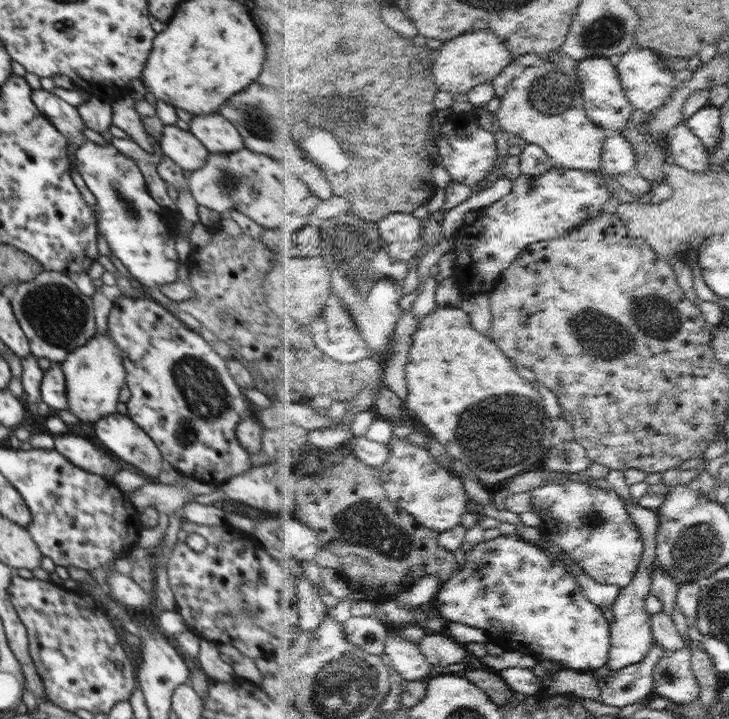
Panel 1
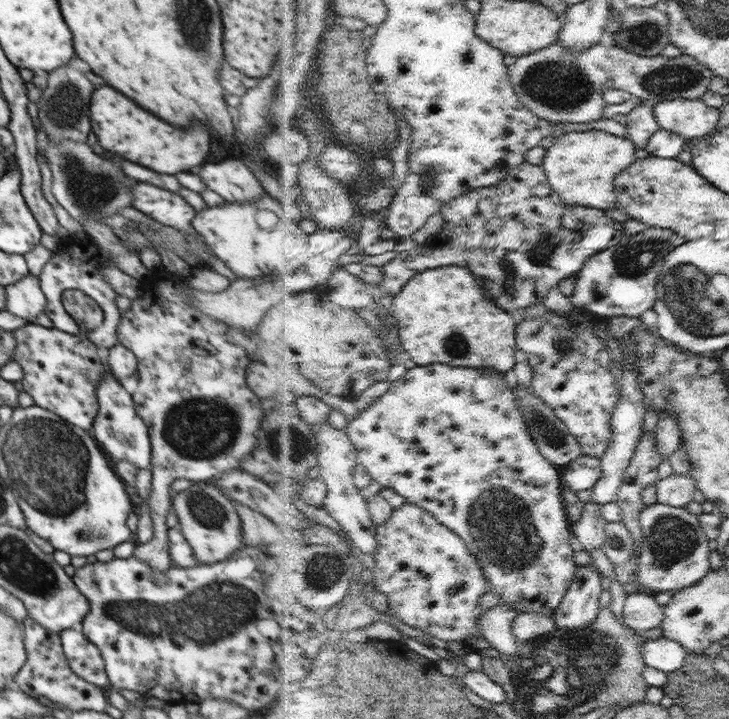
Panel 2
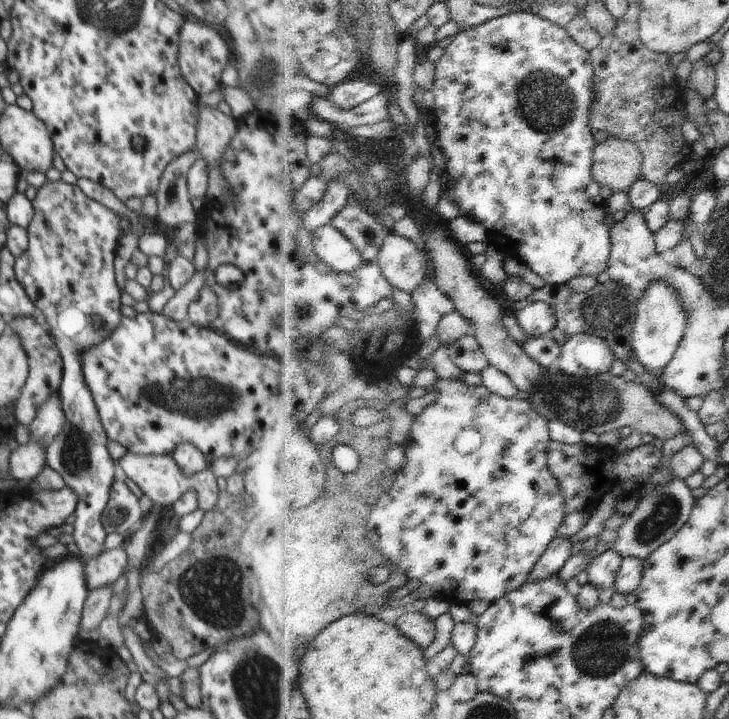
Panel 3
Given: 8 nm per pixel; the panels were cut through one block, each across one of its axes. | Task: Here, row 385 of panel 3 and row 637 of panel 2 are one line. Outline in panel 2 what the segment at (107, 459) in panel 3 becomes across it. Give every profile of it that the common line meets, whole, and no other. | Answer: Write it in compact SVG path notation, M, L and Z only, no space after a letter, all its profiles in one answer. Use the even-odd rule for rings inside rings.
M80 628L63 630L59 632L59 635L64 654L66 655L70 668L77 675L80 675L80 678L86 680L86 682L90 682L93 685L108 689L110 680L108 678L108 674L106 674L104 659L102 658L98 647L93 645L92 642L90 642L88 638L84 636L84 633Z

